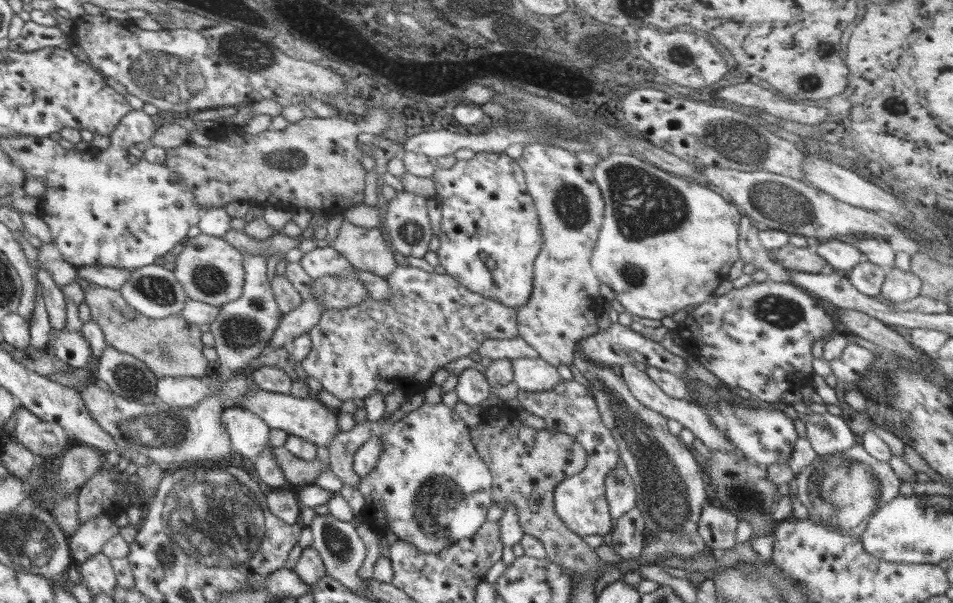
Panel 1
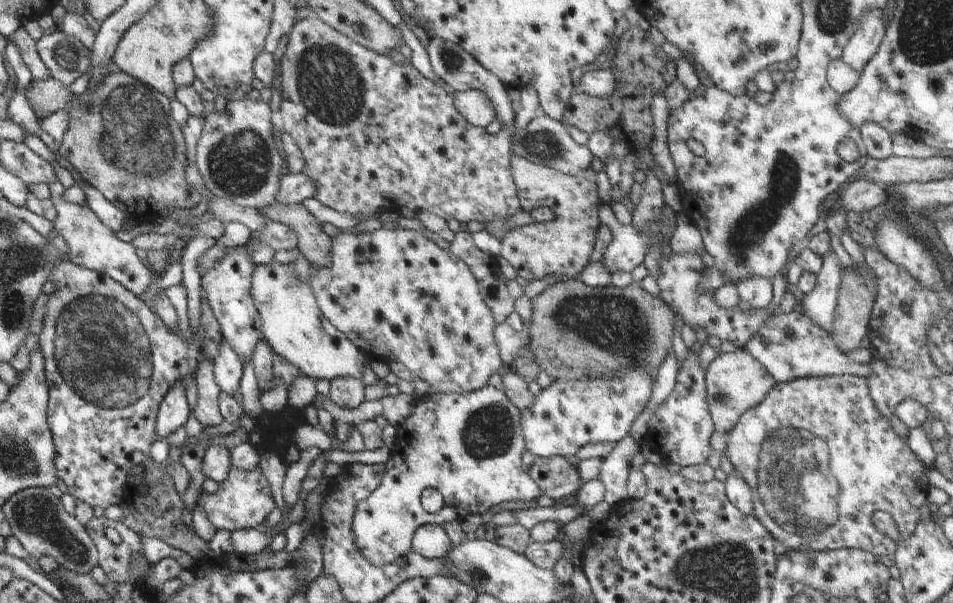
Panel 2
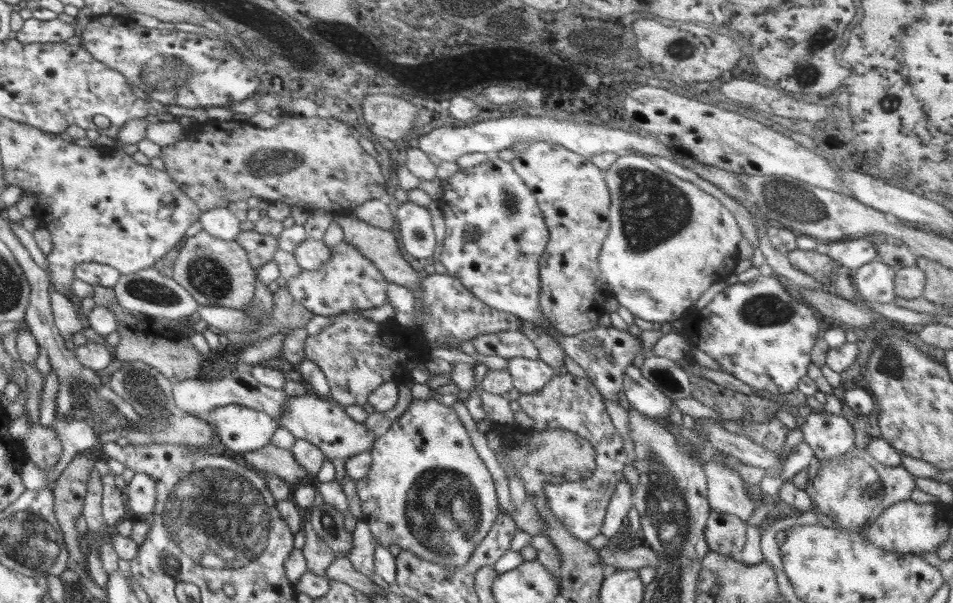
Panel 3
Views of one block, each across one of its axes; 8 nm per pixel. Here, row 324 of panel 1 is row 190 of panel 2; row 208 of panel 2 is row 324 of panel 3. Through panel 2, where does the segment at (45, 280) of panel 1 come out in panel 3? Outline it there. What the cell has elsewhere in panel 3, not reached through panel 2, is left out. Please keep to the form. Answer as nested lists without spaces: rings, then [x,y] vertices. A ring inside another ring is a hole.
[[[49,281],[50,286],[50,310],[52,318],[58,327],[61,337],[69,344],[73,334],[78,334],[88,327],[88,321],[83,316],[78,315],[70,300],[62,293],[56,291],[56,287]]]

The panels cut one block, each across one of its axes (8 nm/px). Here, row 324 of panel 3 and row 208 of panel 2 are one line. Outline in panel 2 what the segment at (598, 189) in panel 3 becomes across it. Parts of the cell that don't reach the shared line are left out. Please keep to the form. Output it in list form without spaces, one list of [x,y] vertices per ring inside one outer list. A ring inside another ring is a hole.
[[[509,153],[509,159],[523,210],[546,207],[553,210],[555,218],[550,222],[522,225],[507,232],[500,241],[499,256],[508,260],[516,268],[518,276],[529,283],[548,275],[576,279],[590,260],[600,225],[596,172],[590,166],[579,175],[565,175],[552,167],[537,165],[514,153]]]

